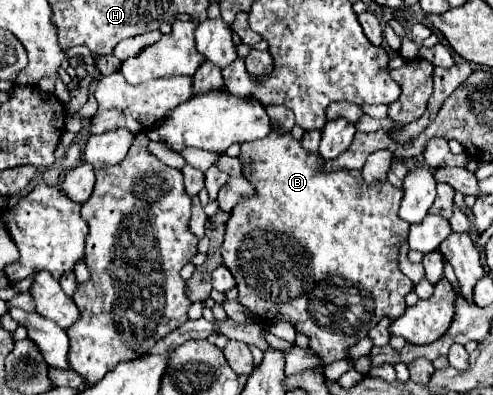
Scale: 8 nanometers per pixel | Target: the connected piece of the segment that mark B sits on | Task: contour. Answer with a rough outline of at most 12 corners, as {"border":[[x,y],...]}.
{"border":[[242,144],[238,302],[324,362],[406,310],[402,190]]}

